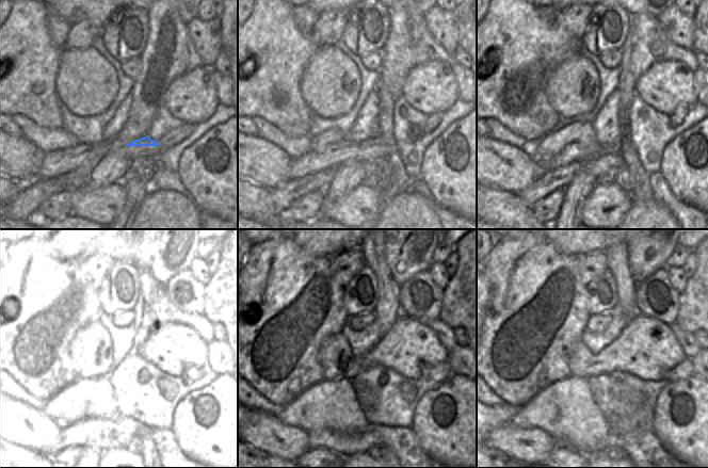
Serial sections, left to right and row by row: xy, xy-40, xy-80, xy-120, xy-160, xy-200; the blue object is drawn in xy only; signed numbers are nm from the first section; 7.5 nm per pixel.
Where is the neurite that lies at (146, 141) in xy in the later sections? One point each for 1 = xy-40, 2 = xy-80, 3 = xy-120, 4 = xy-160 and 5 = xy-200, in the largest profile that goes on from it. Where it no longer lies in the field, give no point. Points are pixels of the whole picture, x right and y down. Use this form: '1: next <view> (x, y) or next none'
1: next xy-40 (386, 101)
2: next xy-80 (626, 87)
3: next xy-120 (153, 307)
4: next xy-160 (387, 309)
5: next xy-200 (626, 285)

